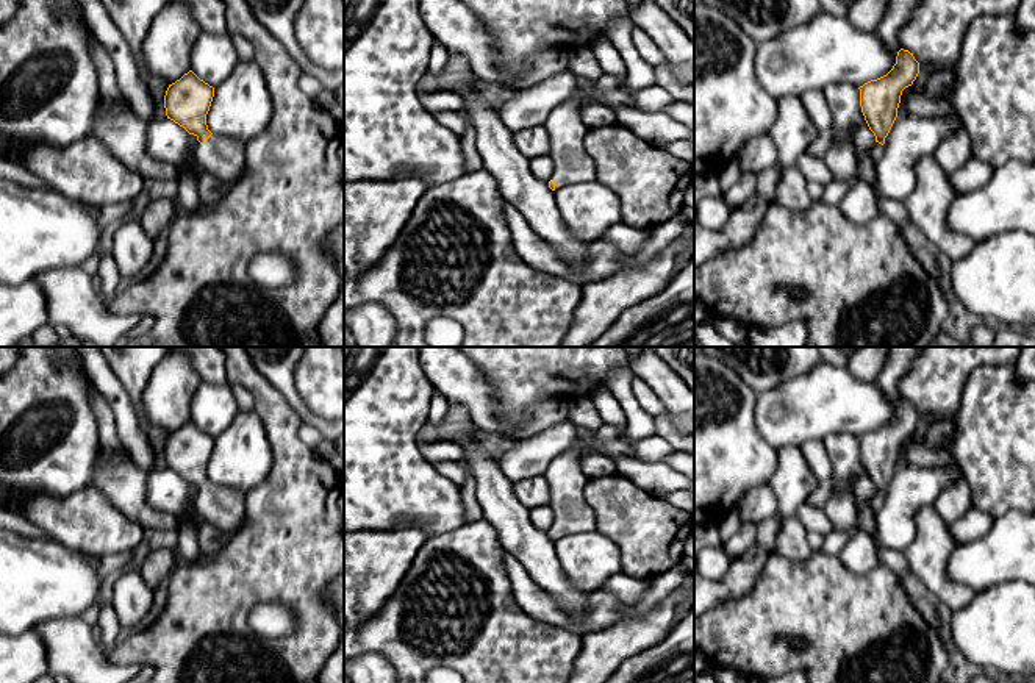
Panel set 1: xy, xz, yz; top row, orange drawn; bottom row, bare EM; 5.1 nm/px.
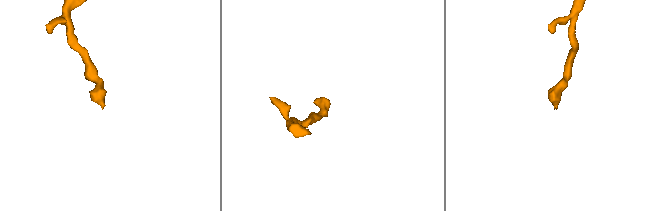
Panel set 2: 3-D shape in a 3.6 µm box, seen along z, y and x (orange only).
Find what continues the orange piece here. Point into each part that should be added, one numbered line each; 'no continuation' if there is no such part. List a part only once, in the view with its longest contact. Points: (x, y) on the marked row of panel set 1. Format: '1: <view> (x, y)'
1: xz (573, 164)

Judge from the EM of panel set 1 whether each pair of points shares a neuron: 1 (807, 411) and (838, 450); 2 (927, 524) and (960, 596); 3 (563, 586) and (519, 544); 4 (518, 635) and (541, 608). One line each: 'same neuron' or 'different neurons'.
1: different neurons
2: same neuron
3: same neuron
4: different neurons

